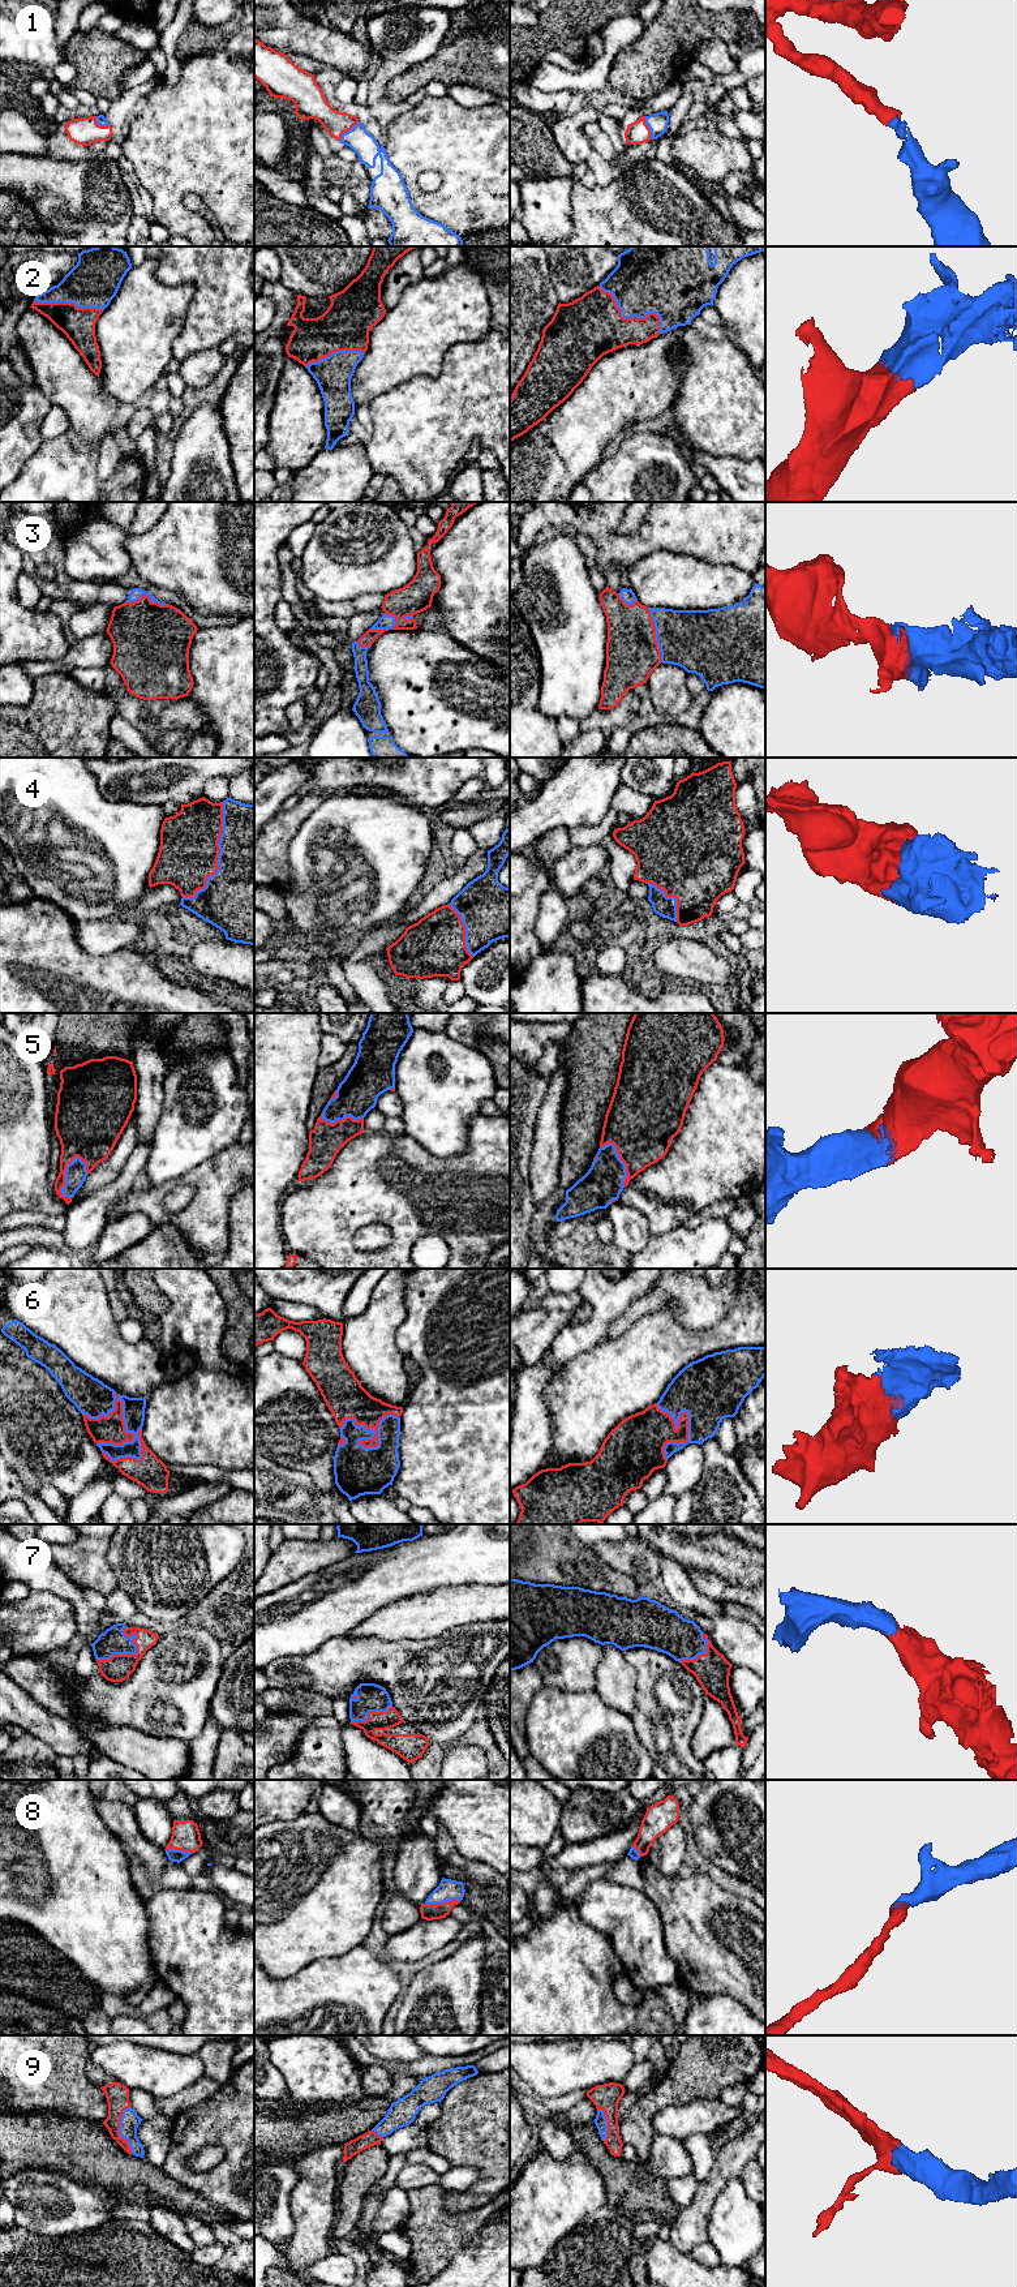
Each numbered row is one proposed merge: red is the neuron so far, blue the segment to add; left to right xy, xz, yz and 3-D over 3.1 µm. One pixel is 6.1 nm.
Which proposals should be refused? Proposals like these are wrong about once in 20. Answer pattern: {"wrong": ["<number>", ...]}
{"wrong": []}

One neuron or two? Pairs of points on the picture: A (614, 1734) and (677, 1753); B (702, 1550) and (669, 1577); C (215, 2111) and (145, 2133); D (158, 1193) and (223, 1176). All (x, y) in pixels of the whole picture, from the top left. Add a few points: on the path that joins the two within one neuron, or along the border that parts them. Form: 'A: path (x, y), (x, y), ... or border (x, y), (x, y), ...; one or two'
A: border (629, 1716), (636, 1737), (653, 1766); two
B: border (656, 1548), (687, 1570); two
C: border (172, 2120), (171, 2145), (166, 2155); two
D: path (174, 1184), (188, 1179), (207, 1179); one

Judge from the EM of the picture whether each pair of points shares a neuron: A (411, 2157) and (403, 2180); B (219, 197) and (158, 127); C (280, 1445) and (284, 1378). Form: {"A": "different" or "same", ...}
{"A": "different", "B": "same", "C": "same"}

